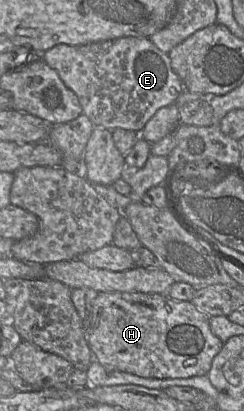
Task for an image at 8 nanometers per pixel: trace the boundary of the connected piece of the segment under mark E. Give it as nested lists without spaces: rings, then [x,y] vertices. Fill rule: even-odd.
[[[122,37],[78,46],[59,44],[45,51],[42,59],[76,94],[83,114],[90,119],[93,126],[111,131],[122,128],[141,134],[145,124],[154,114],[160,108],[175,103],[183,91],[183,83],[172,70],[169,55],[158,49],[149,38]]]

